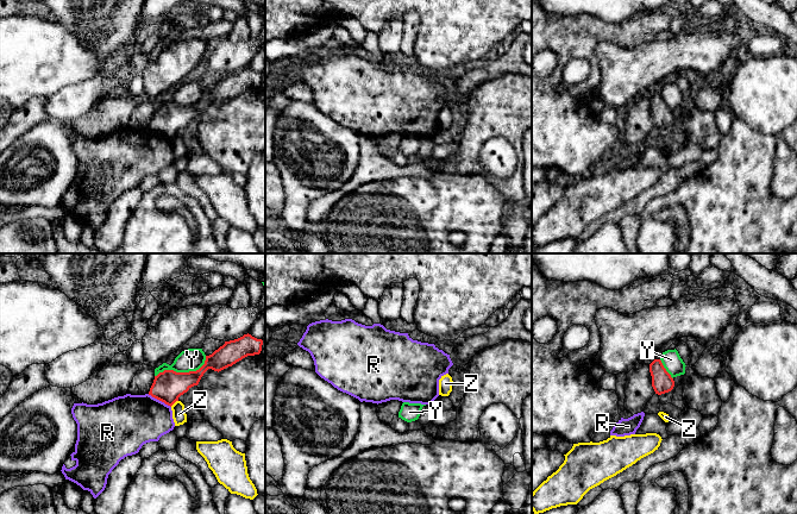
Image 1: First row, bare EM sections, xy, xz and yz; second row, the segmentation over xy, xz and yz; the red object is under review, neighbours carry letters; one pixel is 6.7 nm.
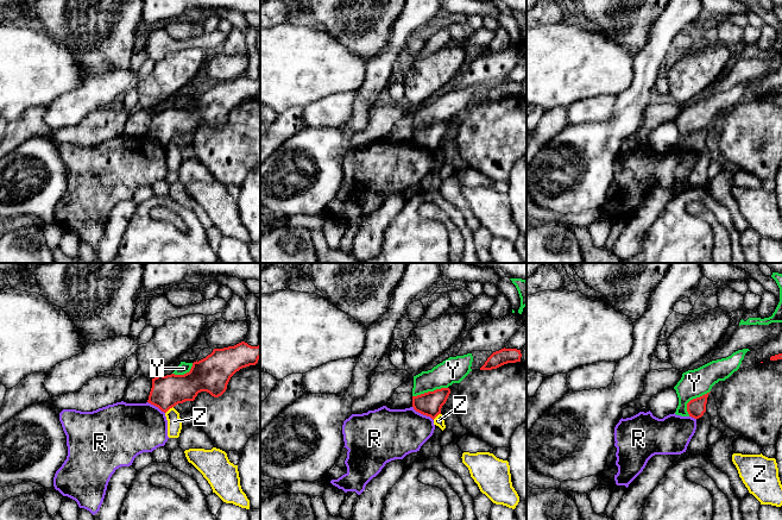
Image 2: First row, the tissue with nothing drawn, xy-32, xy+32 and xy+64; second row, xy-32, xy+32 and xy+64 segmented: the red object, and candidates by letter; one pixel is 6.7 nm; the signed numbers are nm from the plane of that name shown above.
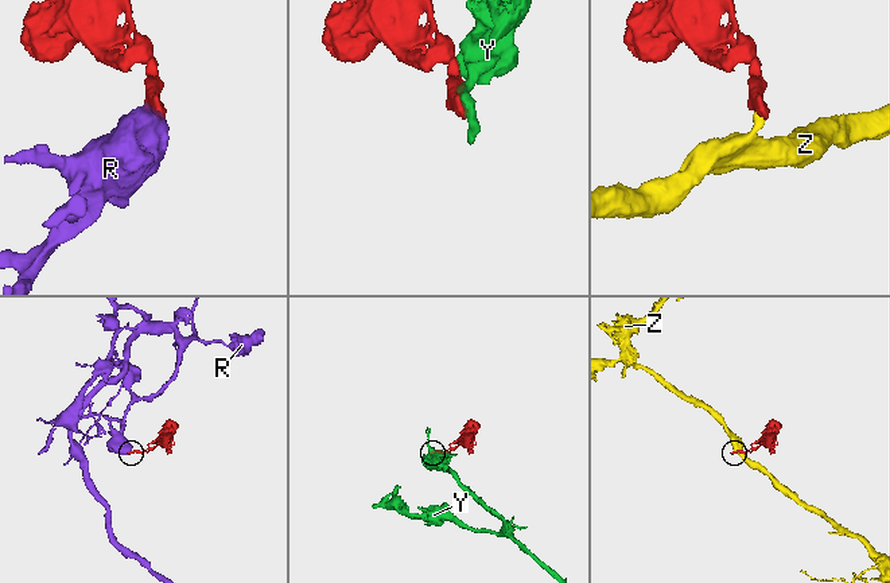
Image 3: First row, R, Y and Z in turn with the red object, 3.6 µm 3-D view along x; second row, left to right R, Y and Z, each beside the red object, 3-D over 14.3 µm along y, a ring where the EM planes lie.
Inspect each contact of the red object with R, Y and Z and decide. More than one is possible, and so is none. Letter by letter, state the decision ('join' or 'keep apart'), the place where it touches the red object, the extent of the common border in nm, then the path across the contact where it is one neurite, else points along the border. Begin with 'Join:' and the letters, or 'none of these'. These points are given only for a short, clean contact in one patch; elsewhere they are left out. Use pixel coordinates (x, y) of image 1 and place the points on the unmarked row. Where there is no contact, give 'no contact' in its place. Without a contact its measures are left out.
Join: none of these
R: keep apart; meets red in xy at (159, 133); contact 180 nm long; border along xy (148, 127), (170, 140)
Y: keep apart; meets red in xy at (182, 106); contact 380 nm long
Z: keep apart; meets red in xy at (174, 136); contact 70 nm long; border along xy (177, 133), (170, 139)

